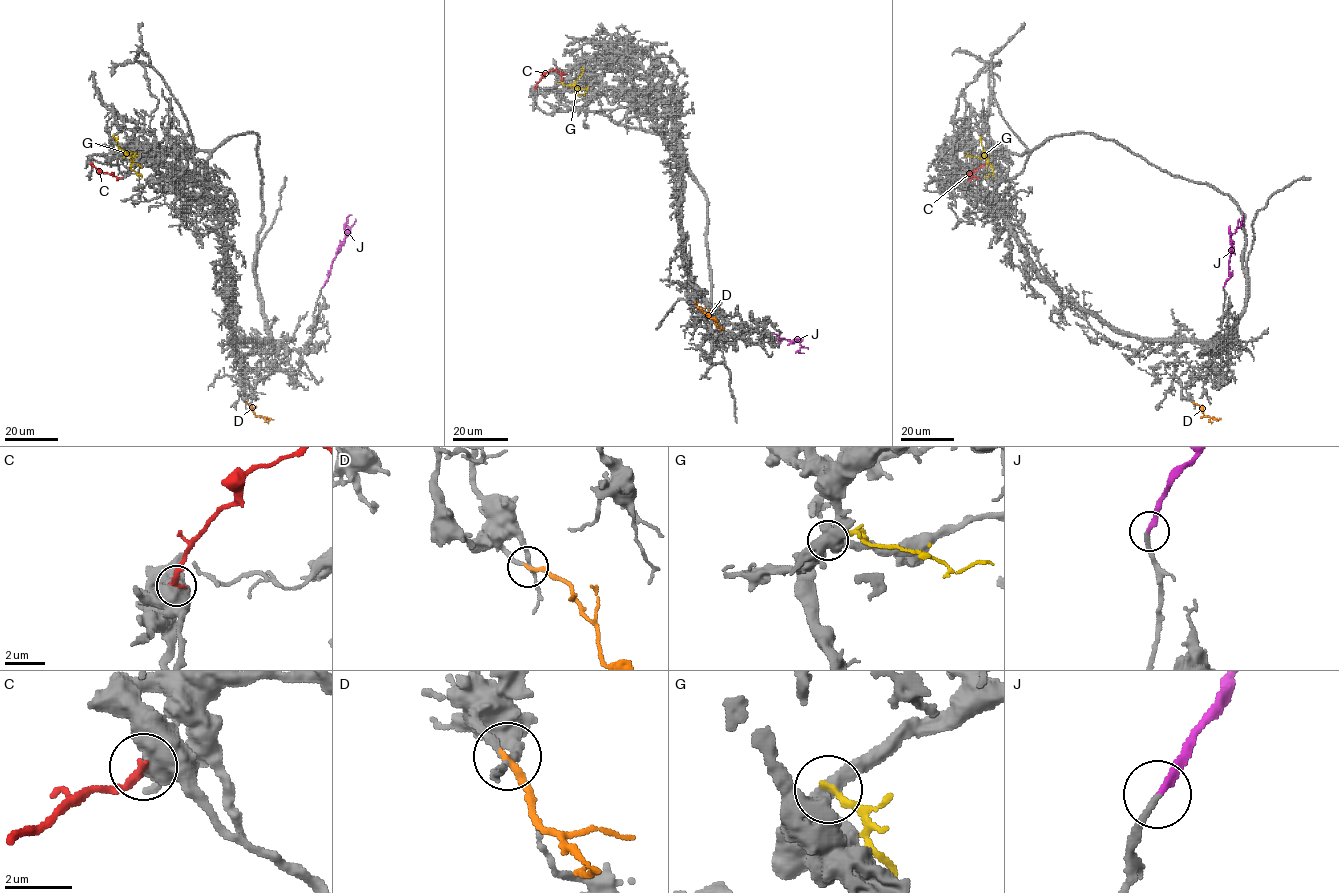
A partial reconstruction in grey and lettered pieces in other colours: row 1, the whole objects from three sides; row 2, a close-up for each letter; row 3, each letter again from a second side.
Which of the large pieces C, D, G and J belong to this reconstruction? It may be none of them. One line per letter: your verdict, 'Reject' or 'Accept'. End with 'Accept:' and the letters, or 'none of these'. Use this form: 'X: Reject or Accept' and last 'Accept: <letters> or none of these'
C: Reject
D: Accept
G: Reject
J: Accept
Accept: D, J

